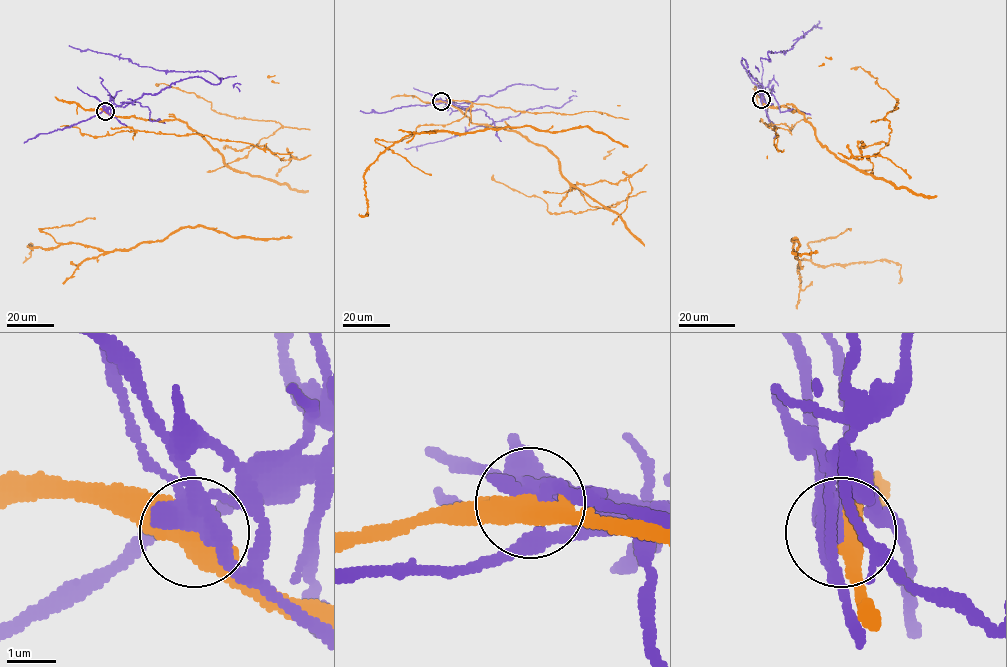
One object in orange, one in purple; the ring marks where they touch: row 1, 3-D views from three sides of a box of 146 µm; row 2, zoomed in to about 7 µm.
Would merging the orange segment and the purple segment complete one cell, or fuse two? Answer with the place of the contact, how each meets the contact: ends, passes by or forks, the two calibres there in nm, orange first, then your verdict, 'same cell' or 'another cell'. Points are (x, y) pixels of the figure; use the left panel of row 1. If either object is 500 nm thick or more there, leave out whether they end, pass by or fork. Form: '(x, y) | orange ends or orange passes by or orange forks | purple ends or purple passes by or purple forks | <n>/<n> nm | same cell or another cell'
(105, 111) | 500/340 nm | another cell

